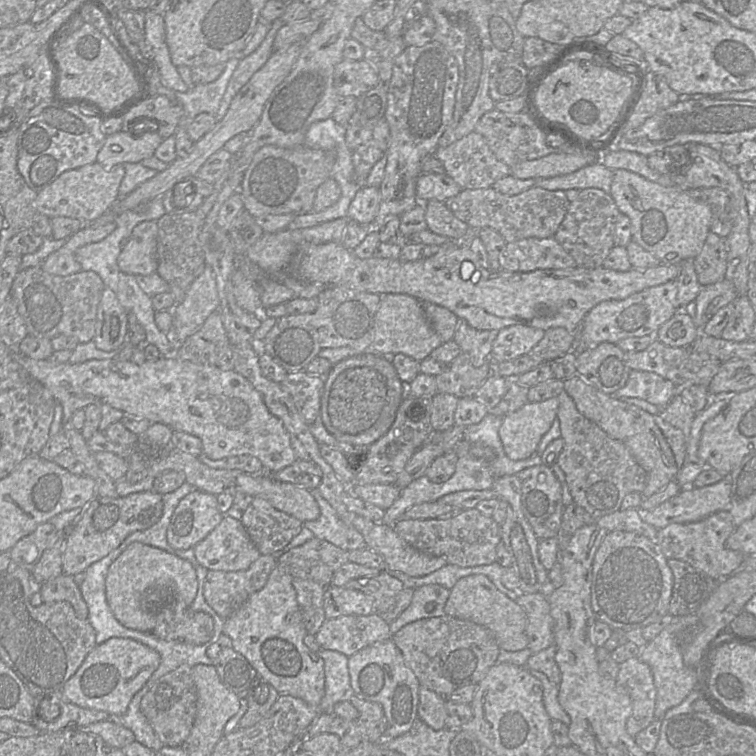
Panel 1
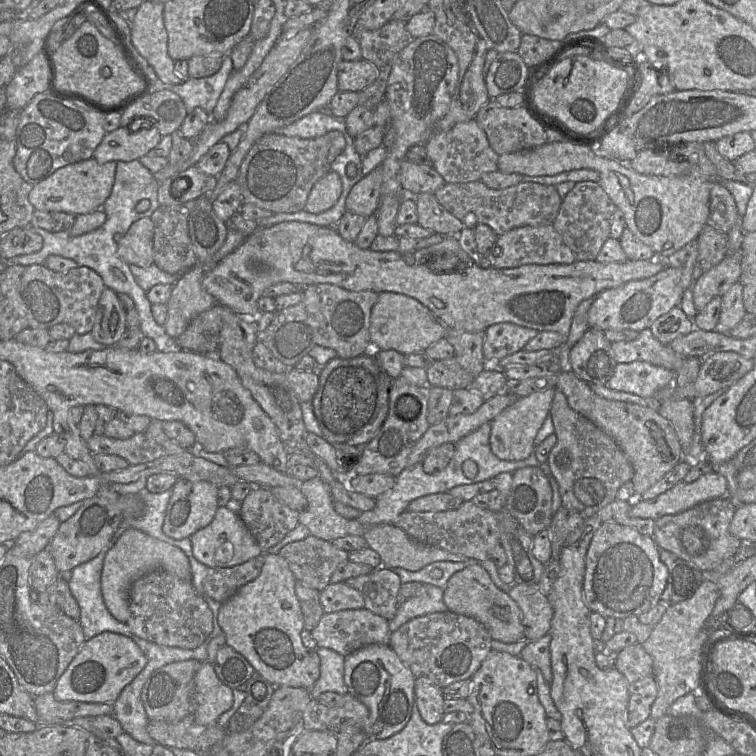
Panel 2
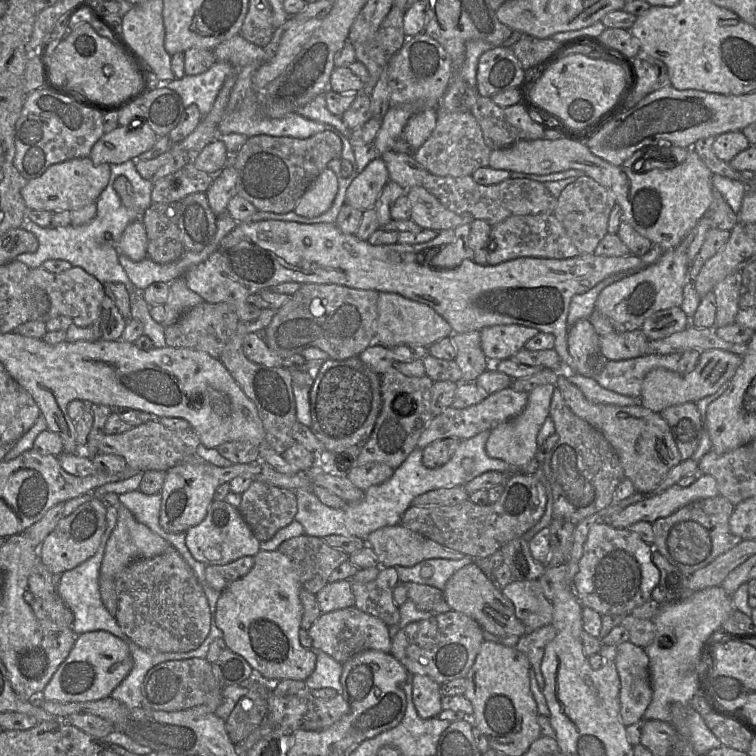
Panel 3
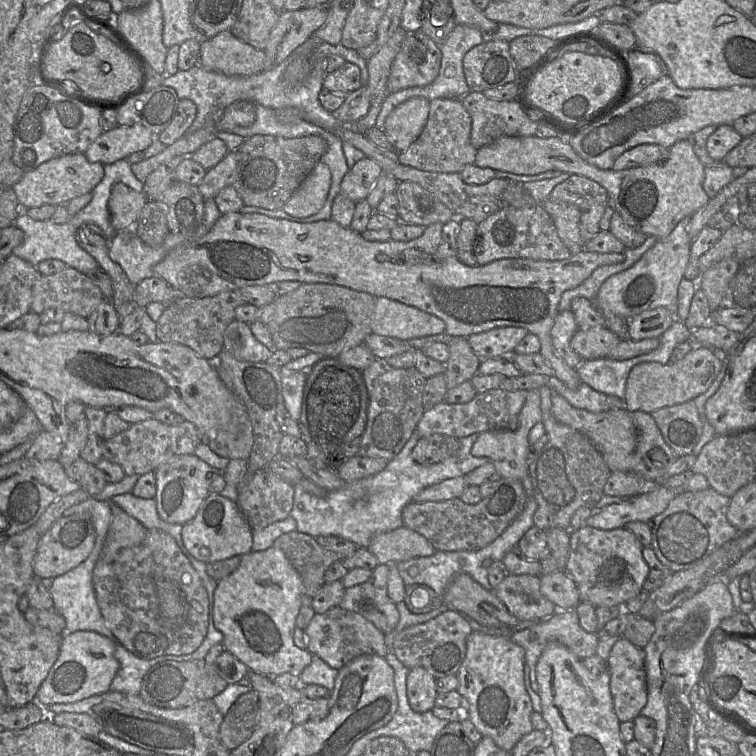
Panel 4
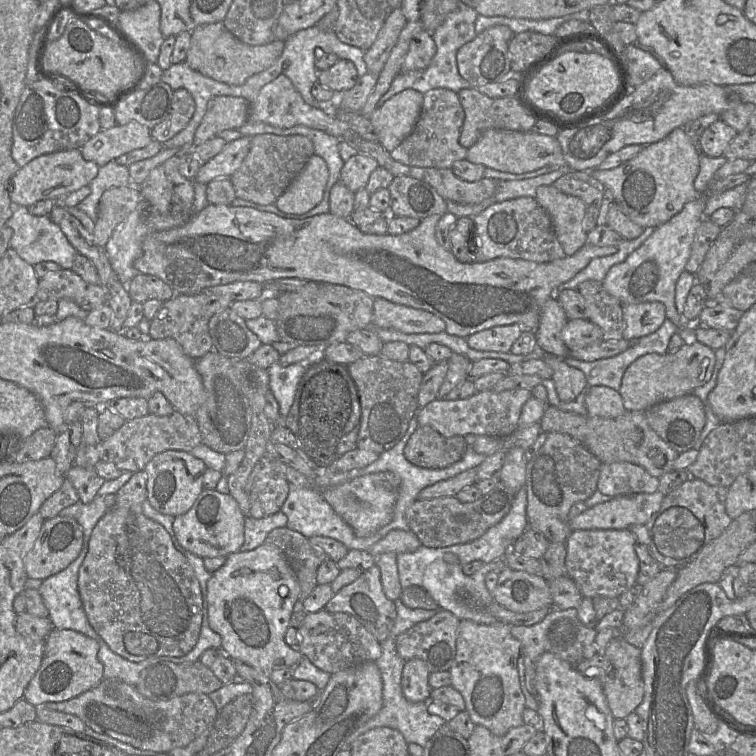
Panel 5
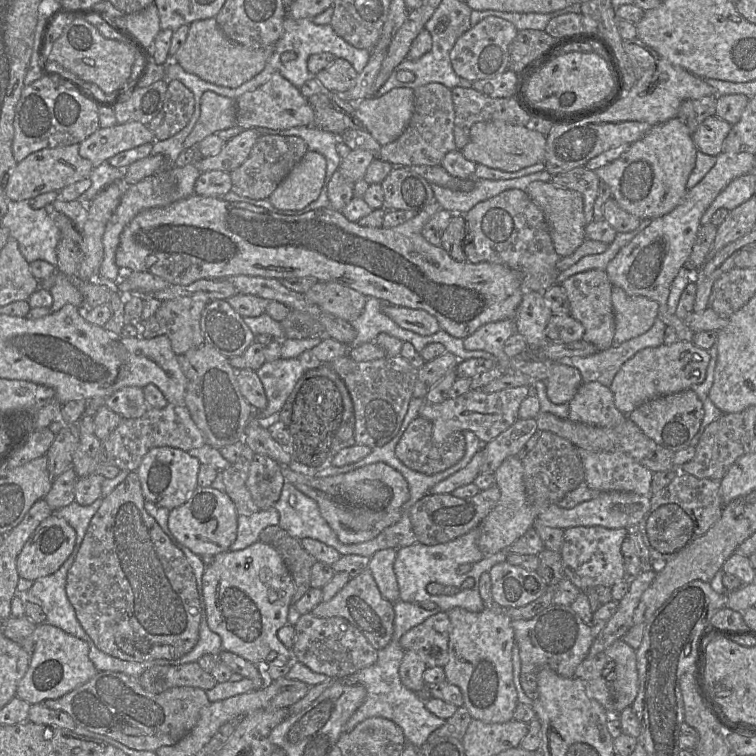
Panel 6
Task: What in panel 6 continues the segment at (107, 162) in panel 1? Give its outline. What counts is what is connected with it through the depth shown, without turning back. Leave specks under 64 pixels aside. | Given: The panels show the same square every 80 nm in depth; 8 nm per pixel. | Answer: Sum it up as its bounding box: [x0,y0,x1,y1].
[79,121,155,167]

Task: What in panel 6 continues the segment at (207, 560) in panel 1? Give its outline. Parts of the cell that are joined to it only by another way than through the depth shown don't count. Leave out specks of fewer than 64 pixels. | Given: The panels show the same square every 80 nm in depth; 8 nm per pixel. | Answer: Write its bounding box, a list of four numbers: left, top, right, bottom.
[168,487,238,556]

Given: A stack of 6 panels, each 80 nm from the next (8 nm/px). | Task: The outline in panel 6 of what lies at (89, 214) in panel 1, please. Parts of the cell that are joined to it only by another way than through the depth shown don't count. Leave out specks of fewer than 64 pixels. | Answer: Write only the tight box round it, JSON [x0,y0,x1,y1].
[5,144,93,201]

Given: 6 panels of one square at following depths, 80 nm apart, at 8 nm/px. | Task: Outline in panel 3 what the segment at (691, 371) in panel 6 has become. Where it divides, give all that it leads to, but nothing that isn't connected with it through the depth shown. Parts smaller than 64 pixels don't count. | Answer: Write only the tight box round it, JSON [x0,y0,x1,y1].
[639,349,742,413]

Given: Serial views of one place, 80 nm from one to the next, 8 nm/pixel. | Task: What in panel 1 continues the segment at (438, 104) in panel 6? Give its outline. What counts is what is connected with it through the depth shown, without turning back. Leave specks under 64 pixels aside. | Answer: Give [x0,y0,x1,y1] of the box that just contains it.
[434,131,511,189]

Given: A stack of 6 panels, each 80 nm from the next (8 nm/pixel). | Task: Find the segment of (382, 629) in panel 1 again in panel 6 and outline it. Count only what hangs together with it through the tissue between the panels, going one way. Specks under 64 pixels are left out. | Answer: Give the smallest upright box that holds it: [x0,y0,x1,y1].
[291,613,378,679]

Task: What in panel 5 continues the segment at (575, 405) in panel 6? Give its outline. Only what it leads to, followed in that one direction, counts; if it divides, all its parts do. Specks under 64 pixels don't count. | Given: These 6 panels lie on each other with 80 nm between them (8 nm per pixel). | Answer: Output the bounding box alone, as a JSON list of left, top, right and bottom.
[585,386,626,418]

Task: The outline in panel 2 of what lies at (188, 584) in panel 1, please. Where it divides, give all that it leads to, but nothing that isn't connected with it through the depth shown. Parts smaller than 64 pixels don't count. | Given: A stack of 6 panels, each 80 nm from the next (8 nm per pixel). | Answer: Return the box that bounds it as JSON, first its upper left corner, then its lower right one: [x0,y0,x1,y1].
[101,528,191,623]

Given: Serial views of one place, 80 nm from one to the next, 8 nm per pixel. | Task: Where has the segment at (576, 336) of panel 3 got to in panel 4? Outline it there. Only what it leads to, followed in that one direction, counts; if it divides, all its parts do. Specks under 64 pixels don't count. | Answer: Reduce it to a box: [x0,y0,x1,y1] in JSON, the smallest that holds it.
[551,310,583,369]

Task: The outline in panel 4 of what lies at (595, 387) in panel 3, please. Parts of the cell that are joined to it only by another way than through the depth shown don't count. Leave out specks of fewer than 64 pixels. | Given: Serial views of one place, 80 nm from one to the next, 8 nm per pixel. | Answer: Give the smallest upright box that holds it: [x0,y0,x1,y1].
[548,377,611,413]

